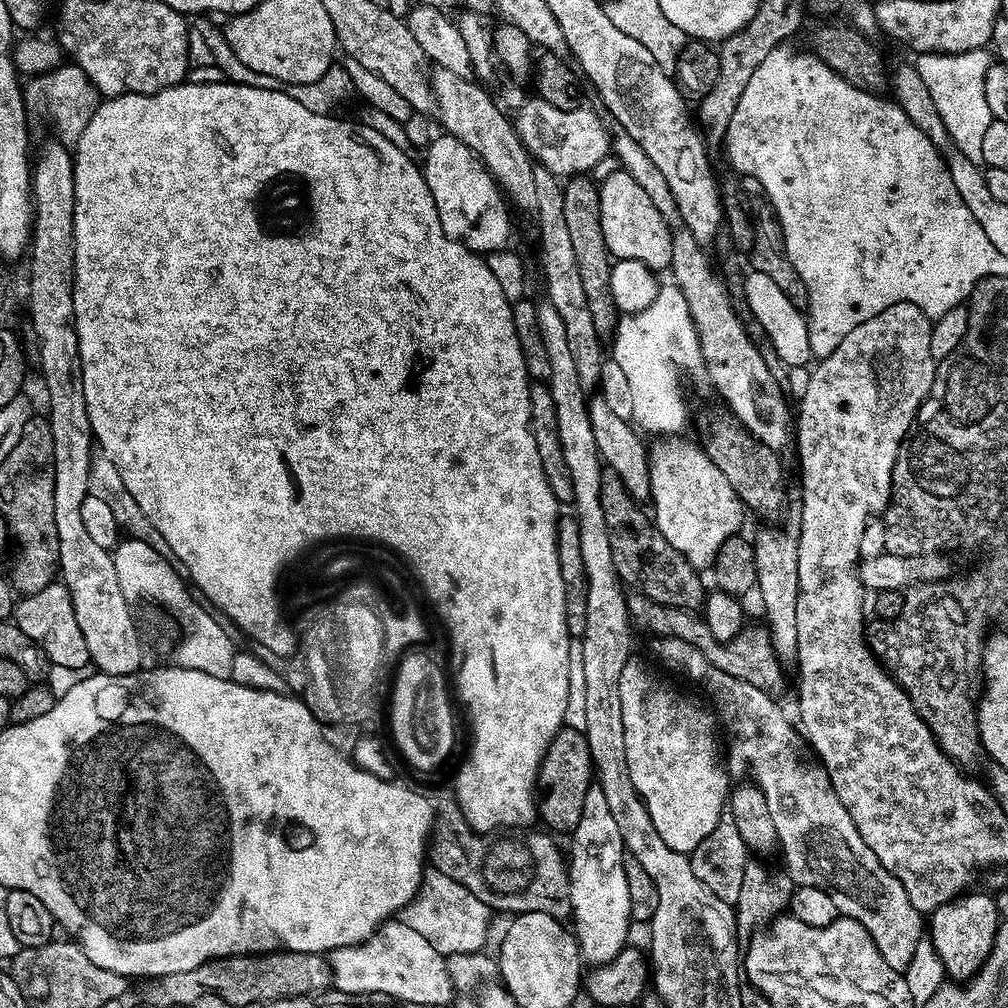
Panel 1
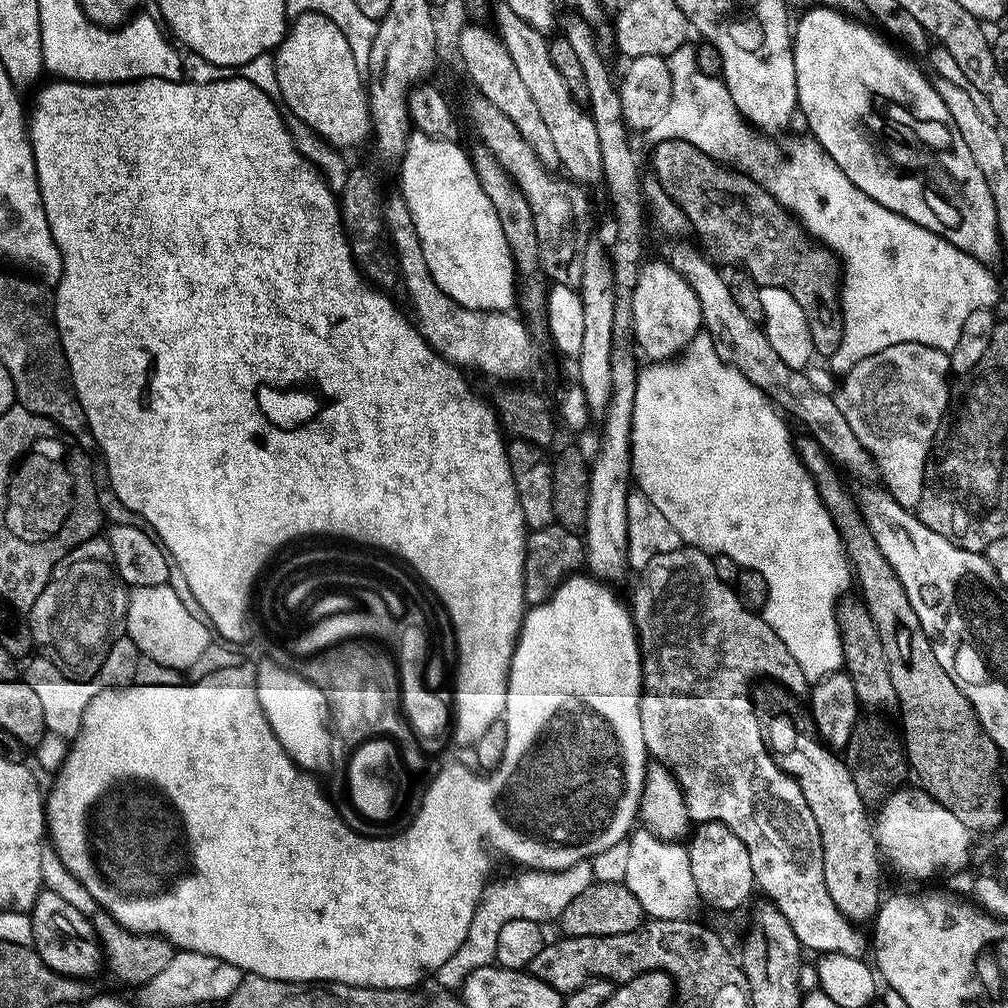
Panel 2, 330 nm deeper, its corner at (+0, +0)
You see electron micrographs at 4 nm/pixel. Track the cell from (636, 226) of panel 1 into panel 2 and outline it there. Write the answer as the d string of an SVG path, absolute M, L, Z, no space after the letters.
M652 260L641 263L640 277L632 294L631 335L636 344L652 362L668 362L679 357L688 347L696 333L701 331L700 303L689 286L688 280L682 278L667 263L659 264Z

